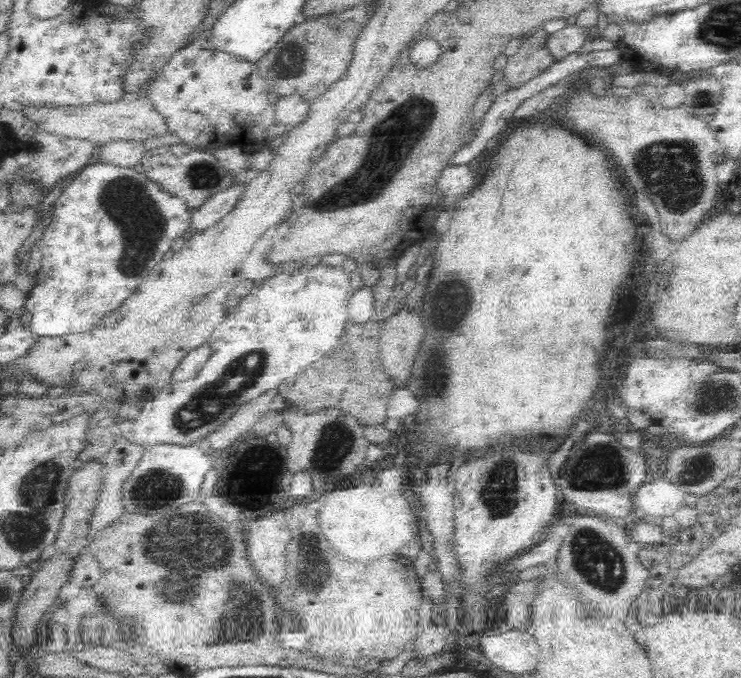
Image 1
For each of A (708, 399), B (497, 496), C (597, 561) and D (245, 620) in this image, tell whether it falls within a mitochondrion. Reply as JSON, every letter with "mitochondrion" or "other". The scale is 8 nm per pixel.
{"A":"mitochondrion","B":"mitochondrion","C":"mitochondrion","D":"mitochondrion"}

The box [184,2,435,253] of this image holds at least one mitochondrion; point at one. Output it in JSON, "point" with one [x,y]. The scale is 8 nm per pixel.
{"point":[405,124]}

